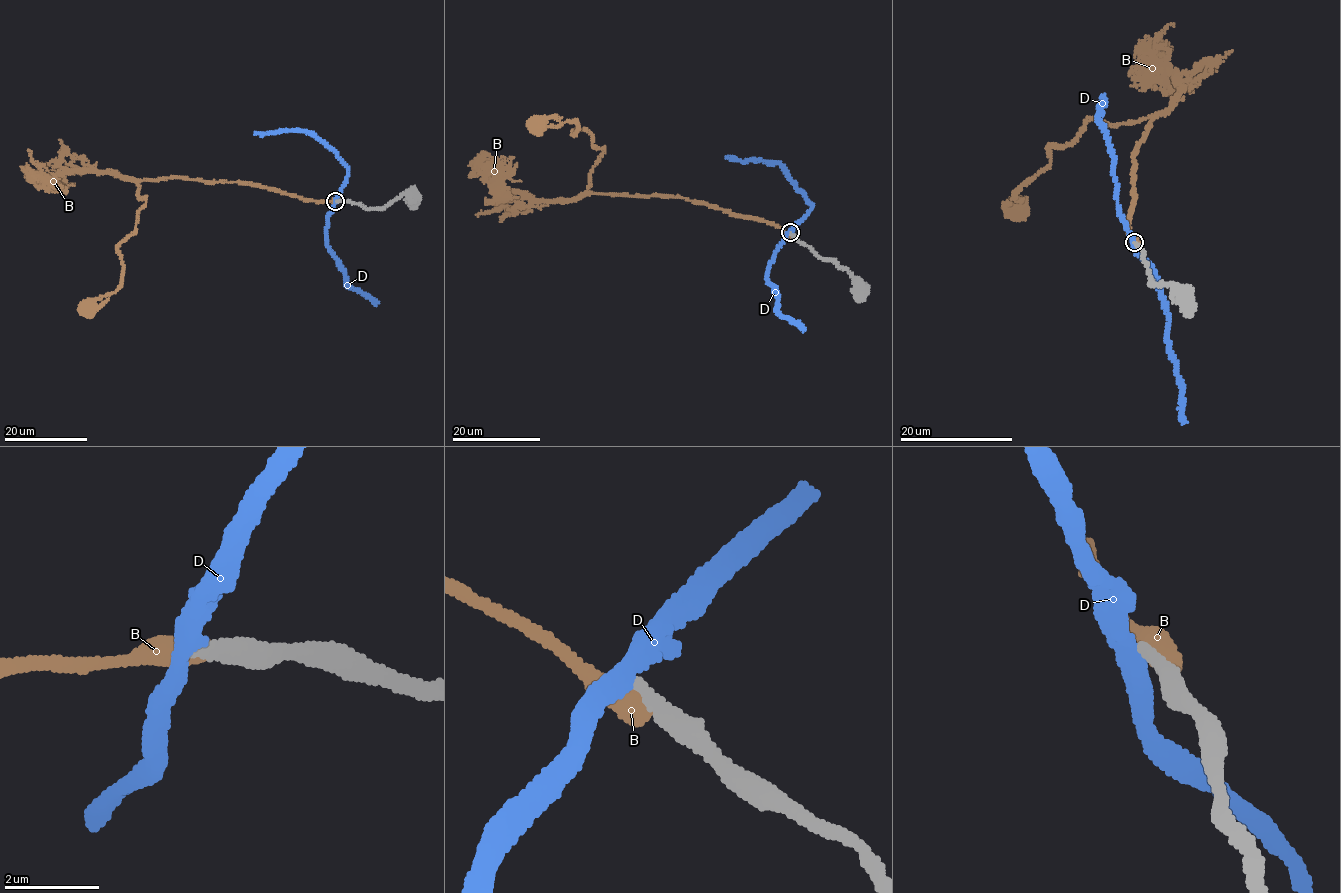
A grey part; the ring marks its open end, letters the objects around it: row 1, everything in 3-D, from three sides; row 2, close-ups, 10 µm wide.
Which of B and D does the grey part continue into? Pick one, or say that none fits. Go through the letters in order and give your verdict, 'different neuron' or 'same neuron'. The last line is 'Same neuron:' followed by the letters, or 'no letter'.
B: different neuron
D: different neuron
Same neuron: no letter

